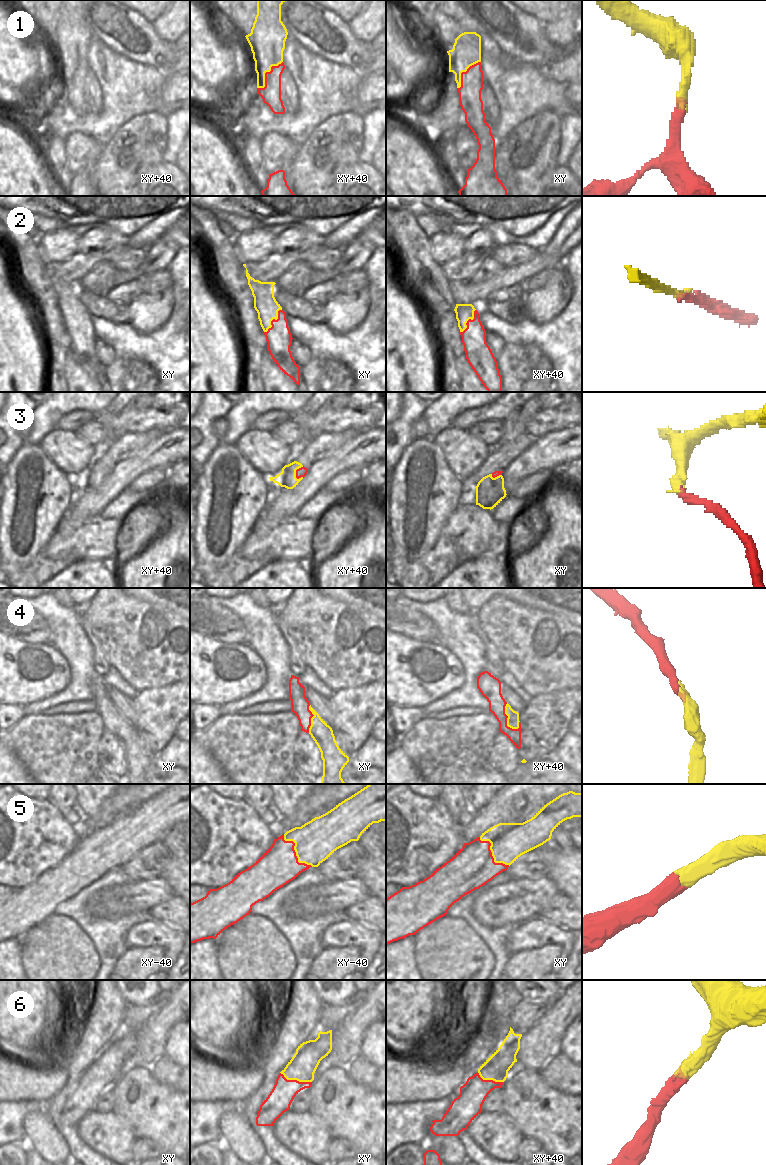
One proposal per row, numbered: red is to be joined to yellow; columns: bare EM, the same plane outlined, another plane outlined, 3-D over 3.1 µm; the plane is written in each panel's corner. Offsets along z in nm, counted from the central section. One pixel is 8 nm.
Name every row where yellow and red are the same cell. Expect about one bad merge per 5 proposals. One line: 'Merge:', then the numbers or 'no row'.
Merge: 1, 2, 3, 4, 5, 6

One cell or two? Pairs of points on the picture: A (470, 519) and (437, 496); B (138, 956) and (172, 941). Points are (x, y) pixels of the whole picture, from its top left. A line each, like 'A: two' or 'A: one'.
A: two
B: two

